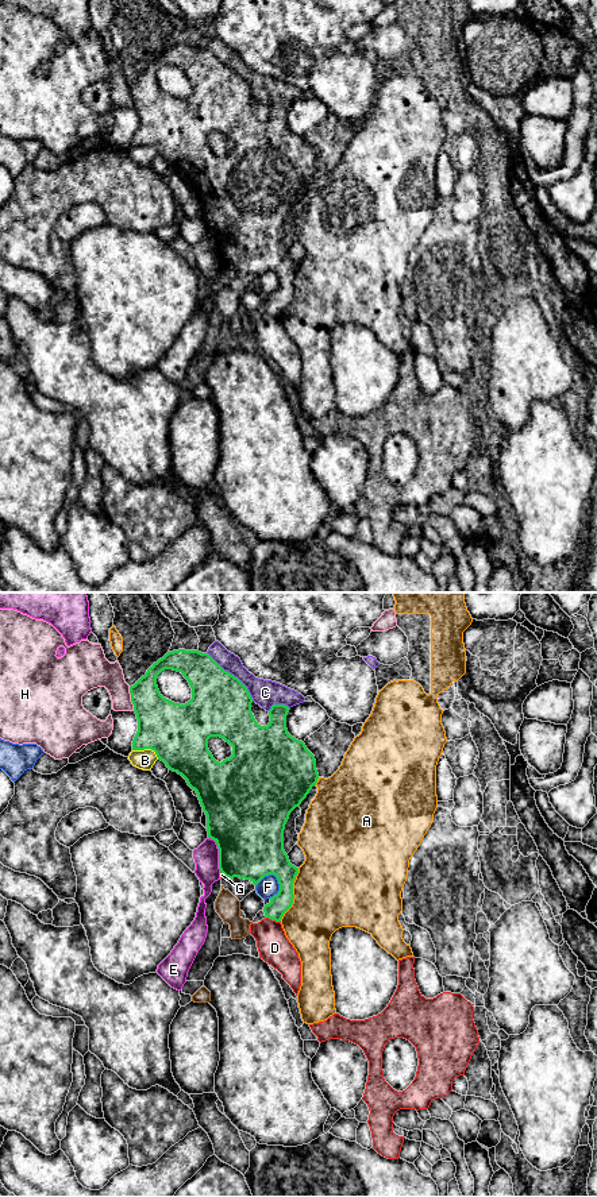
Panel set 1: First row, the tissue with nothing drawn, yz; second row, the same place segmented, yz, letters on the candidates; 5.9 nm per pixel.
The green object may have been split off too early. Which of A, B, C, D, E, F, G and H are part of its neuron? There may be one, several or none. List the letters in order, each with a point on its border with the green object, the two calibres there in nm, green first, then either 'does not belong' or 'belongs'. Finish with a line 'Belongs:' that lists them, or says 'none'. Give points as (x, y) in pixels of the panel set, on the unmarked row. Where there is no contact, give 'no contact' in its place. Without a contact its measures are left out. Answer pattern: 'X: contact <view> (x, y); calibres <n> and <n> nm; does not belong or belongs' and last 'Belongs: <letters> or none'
A: contact yz (293, 290); calibres 180 and 480 nm; does not belong
B: contact yz (147, 143); calibres 360 and 120 nm; does not belong
C: contact yz (232, 70); calibres 360 and 160 nm; does not belong
D: contact yz (273, 315); calibres 120 and 190 nm; does not belong
E: contact yz (219, 248); calibres 440 and 150 nm; does not belong
F: contact yz (272, 269); calibres 400 and 120 nm; does not belong
G: contact yz (223, 269); calibres 400 and 20 nm; does not belong
H: contact yz (131, 95); calibres 320 and 180 nm; does not belong
Belongs: none

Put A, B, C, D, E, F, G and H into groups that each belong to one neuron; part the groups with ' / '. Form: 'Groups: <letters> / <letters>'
Groups: A / B / C / D / E / F / G / H

